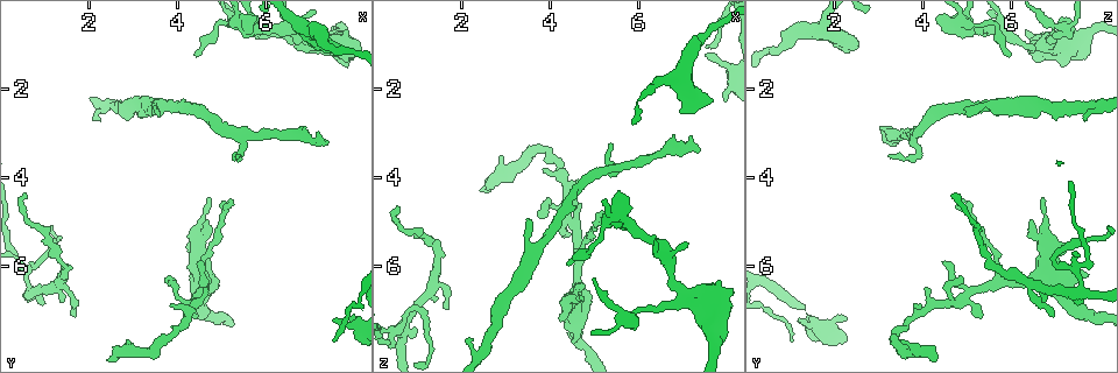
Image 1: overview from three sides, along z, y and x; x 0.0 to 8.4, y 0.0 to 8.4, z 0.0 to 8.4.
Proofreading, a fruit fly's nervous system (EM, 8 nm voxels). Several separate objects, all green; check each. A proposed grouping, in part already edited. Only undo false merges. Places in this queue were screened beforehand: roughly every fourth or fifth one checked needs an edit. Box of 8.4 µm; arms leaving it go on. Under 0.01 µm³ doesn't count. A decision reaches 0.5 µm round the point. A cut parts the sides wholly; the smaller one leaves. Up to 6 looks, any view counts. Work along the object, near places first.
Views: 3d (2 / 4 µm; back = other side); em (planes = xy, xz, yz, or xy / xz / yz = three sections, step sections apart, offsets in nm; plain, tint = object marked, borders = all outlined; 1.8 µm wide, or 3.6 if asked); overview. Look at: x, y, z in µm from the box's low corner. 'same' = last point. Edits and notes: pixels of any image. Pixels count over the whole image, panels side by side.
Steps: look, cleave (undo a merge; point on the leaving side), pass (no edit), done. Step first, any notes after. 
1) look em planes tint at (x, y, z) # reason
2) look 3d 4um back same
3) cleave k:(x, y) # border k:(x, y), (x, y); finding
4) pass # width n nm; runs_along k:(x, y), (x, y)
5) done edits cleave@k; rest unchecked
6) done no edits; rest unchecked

look em xz step 4 tint at (0.75, 6.55, 7.40) # looks like a crossing

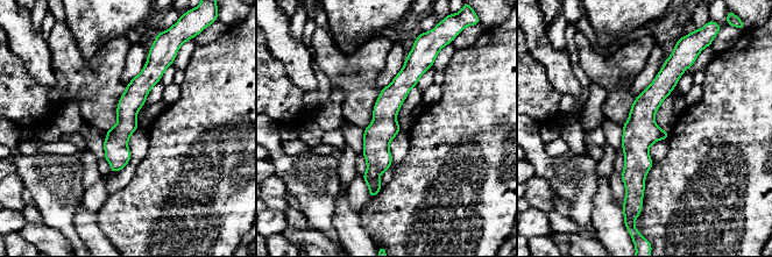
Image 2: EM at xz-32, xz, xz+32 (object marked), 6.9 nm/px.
look em planes borders same

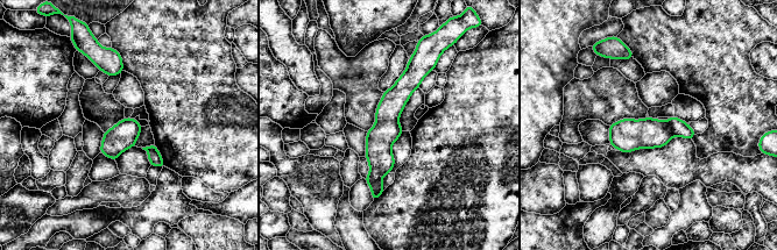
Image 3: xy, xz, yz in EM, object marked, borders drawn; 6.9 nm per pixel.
pass # width 190 nm; runs_along 3:(414, 64), (379, 140), (374, 195); all the same cell

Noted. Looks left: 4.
look em planes tint at (5.55, 0.50, 5.00) # abrupt turn

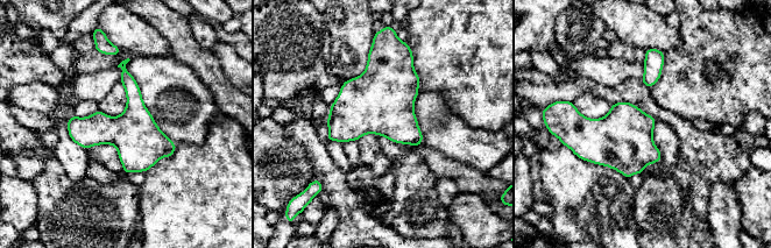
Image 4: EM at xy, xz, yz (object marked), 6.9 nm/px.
pass # one cell here

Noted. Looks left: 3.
look em planes plain at (7.80, 0.90, 7.70) # sudden change in width

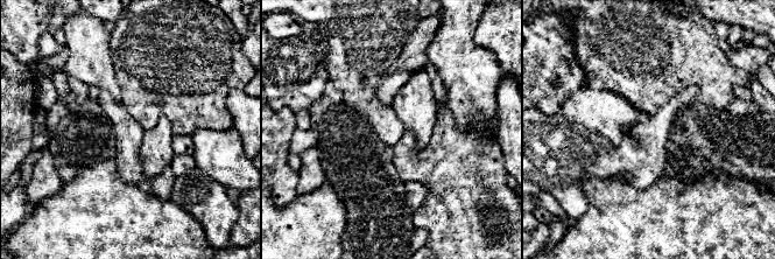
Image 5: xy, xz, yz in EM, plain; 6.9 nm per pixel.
look em planes borders same # see the neighbours

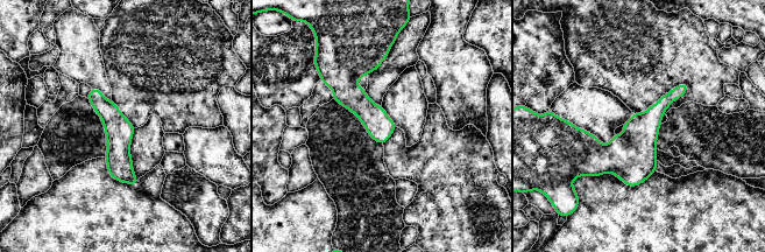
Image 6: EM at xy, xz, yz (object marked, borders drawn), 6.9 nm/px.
pass # runs_along 6:(93, 91), (134, 181); all the same cell

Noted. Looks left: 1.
done no edits; rest unchecked

